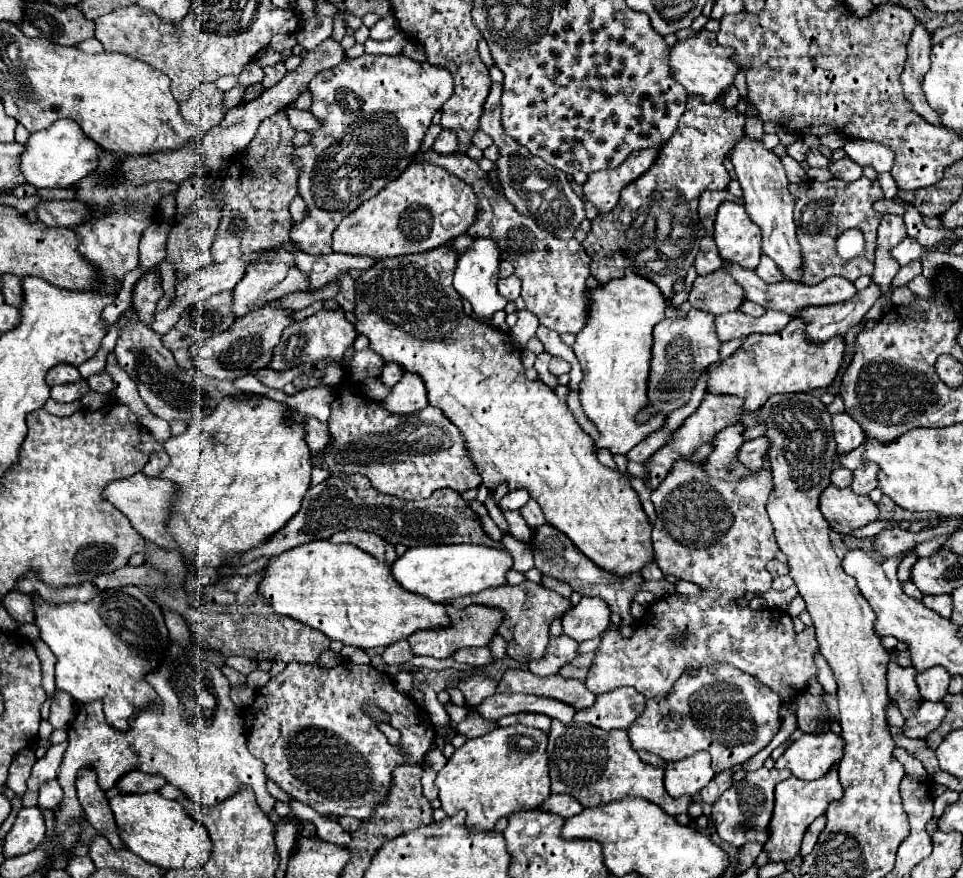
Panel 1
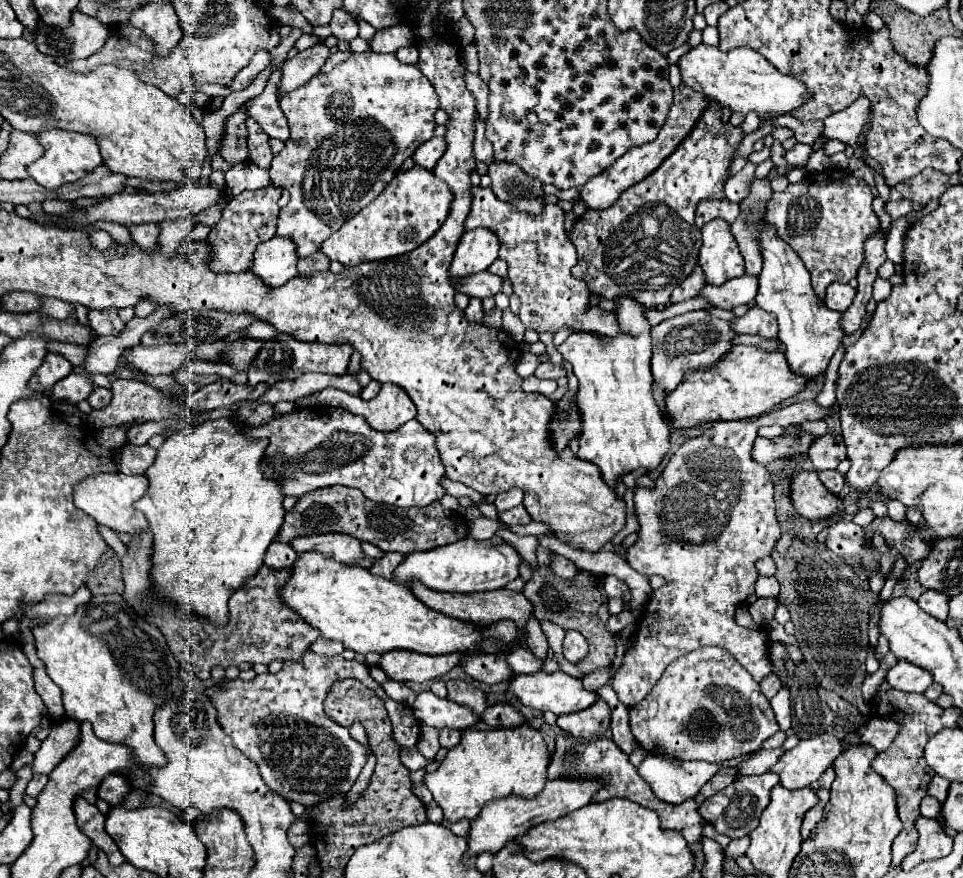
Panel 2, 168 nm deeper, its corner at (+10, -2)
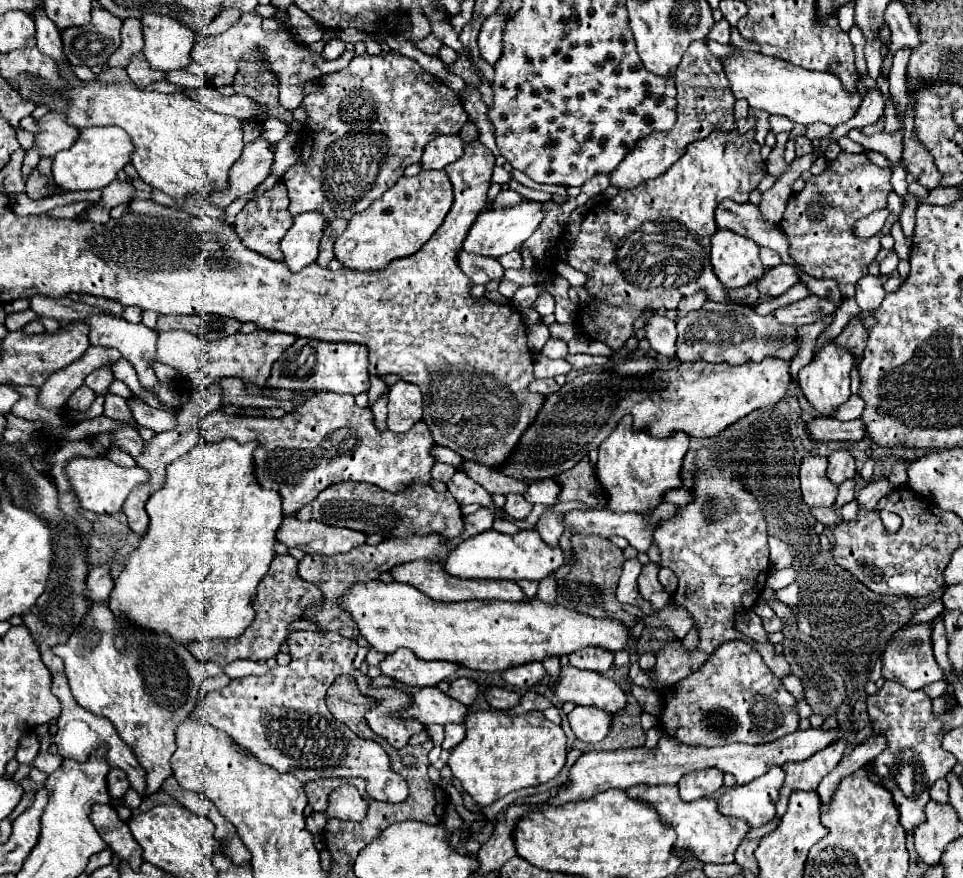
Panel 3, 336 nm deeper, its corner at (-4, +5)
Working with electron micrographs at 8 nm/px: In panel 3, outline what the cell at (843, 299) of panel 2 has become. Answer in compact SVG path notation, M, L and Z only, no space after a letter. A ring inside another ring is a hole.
M864 275L864 279L860 279L856 285L856 301L862 311L876 311L884 295L886 291L882 287L882 281L876 275Z

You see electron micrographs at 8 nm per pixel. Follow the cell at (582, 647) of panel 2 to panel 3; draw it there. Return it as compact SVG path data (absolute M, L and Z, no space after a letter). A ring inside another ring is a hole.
M586 647L584 651L576 651L570 657L570 665L576 669L586 669L586 671L596 671L604 673L610 669L614 655L610 651L598 649L598 647Z

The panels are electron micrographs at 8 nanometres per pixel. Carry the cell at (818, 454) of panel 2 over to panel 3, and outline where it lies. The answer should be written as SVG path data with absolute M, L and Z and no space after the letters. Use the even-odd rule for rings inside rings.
M834 451L828 457L828 469L826 475L832 483L840 485L844 483L844 479L854 479L856 477L856 467L854 467L854 459L850 455L850 451Z

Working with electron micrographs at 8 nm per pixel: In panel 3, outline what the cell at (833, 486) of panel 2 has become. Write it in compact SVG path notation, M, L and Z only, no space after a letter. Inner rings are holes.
M850 479L850 481L844 481L840 487L838 487L838 497L836 497L836 507L842 507L850 501L856 499L856 481Z

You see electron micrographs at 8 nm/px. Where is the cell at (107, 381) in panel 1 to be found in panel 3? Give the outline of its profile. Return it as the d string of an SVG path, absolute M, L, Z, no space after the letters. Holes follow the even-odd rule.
M106 393L106 403L104 403L104 415L108 419L114 419L114 421L122 421L122 423L134 423L134 417L132 417L132 411L126 403L126 399L118 397L118 395L110 395Z

